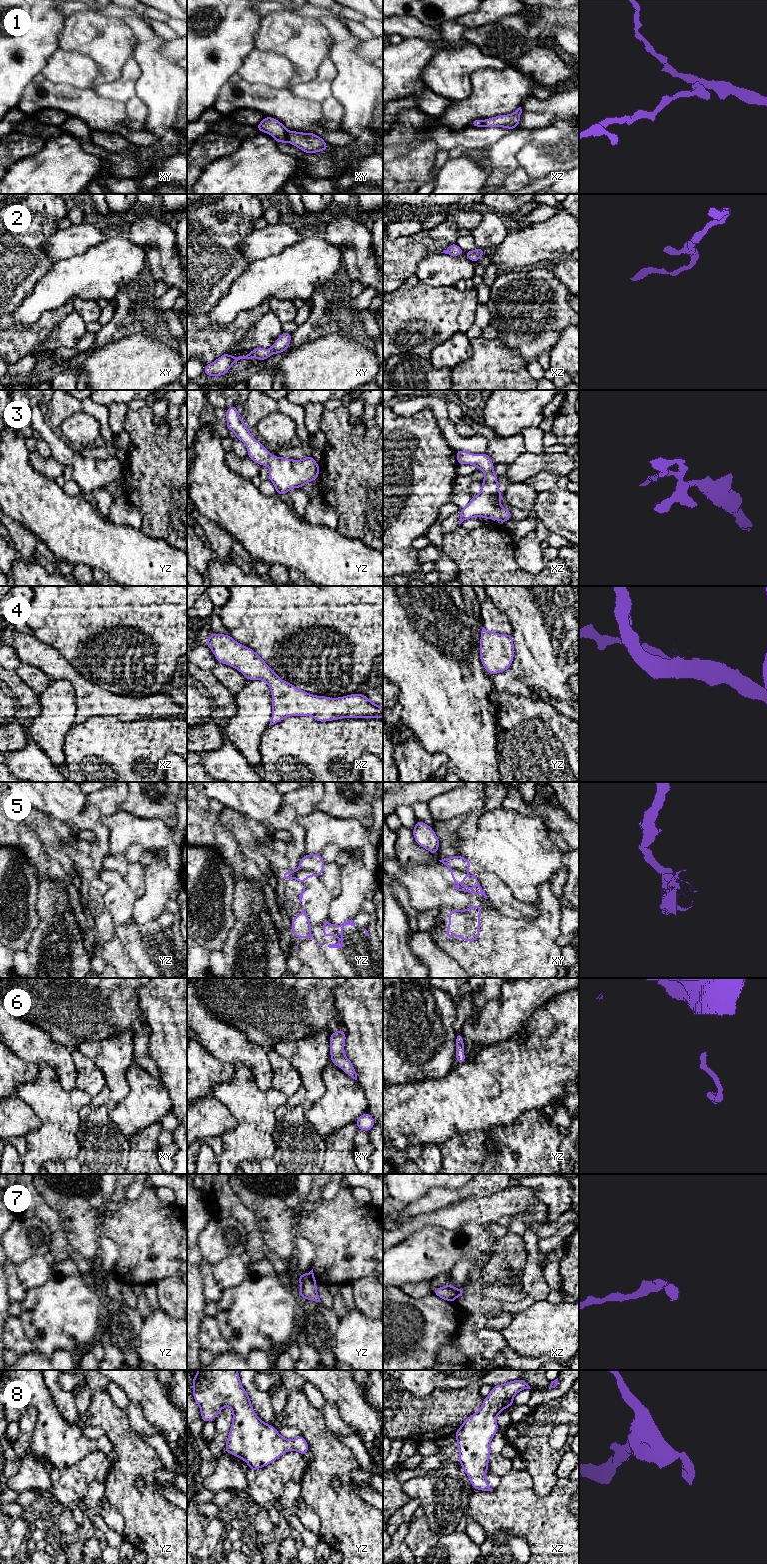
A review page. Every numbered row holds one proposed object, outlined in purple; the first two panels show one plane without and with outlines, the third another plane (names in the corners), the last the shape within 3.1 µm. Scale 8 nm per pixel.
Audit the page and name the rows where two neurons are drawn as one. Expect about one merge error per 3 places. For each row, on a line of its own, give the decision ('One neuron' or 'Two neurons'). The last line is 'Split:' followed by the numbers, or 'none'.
1: Two neurons
2: One neuron
3: One neuron
4: One neuron
5: Two neurons
6: One neuron
7: Two neurons
8: One neuron
Split: 1, 5, 7

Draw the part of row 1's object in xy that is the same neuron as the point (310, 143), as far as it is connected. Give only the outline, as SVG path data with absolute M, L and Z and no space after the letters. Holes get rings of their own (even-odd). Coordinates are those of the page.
M288 131L287 138L288 143L295 145L307 154L326 151L329 148L325 141L313 132Z

